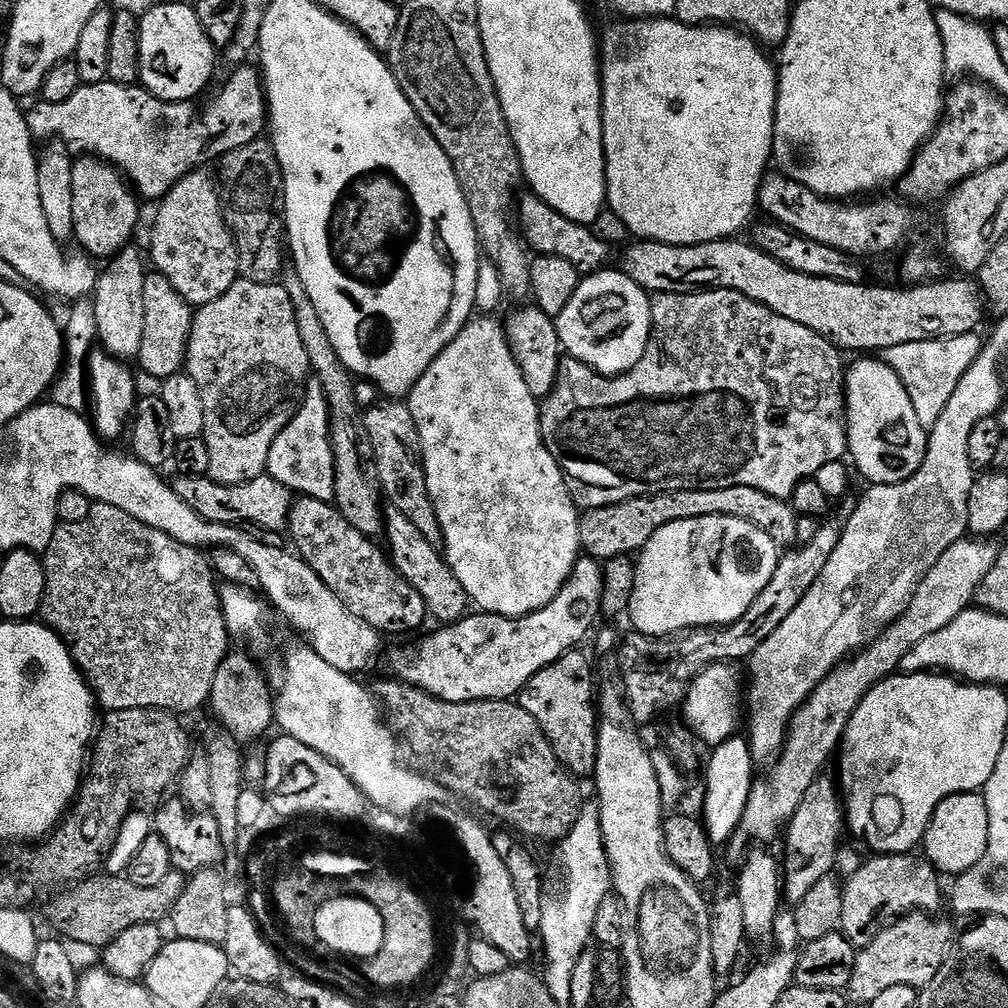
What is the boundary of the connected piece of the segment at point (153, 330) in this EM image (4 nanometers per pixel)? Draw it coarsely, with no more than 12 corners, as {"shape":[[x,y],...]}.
{"shape":[[161,272],[144,277],[139,371],[181,375],[193,305]]}

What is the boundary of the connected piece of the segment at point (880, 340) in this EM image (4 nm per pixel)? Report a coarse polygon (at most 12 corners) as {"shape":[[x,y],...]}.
{"shape":[[744,238],[637,239],[618,268],[649,294],[714,288],[845,353],[958,338],[972,278],[879,288],[798,274]]}

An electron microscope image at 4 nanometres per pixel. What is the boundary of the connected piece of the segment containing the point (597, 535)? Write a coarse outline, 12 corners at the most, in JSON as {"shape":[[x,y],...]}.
{"shape":[[750,486],[670,490],[580,518],[593,560],[632,556],[670,522],[742,518],[797,543],[791,503]]}

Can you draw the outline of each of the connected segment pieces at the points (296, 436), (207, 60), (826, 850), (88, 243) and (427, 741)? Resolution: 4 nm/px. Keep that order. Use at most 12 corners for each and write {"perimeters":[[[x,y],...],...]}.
{"perimeters":[[[309,379],[266,472],[293,494],[335,497],[330,410]],[[195,7],[140,16],[139,83],[192,102],[218,49]],[[816,779],[783,837],[792,906],[833,875],[846,832],[834,784]],[[81,155],[74,240],[107,261],[133,243],[137,193],[119,168]],[[374,695],[438,780],[532,840],[559,842],[577,777],[512,700]]]}

